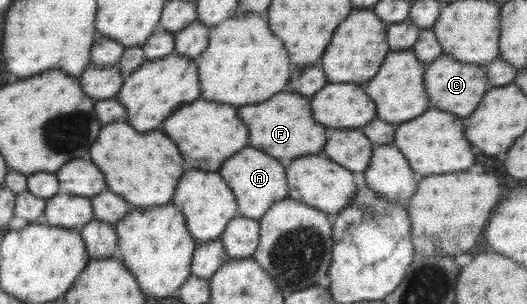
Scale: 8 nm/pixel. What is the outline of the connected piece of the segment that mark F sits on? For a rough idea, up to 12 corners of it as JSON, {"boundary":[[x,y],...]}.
{"boundary":[[275,94],[239,108],[249,144],[283,166],[319,155],[327,128],[309,100]]}

